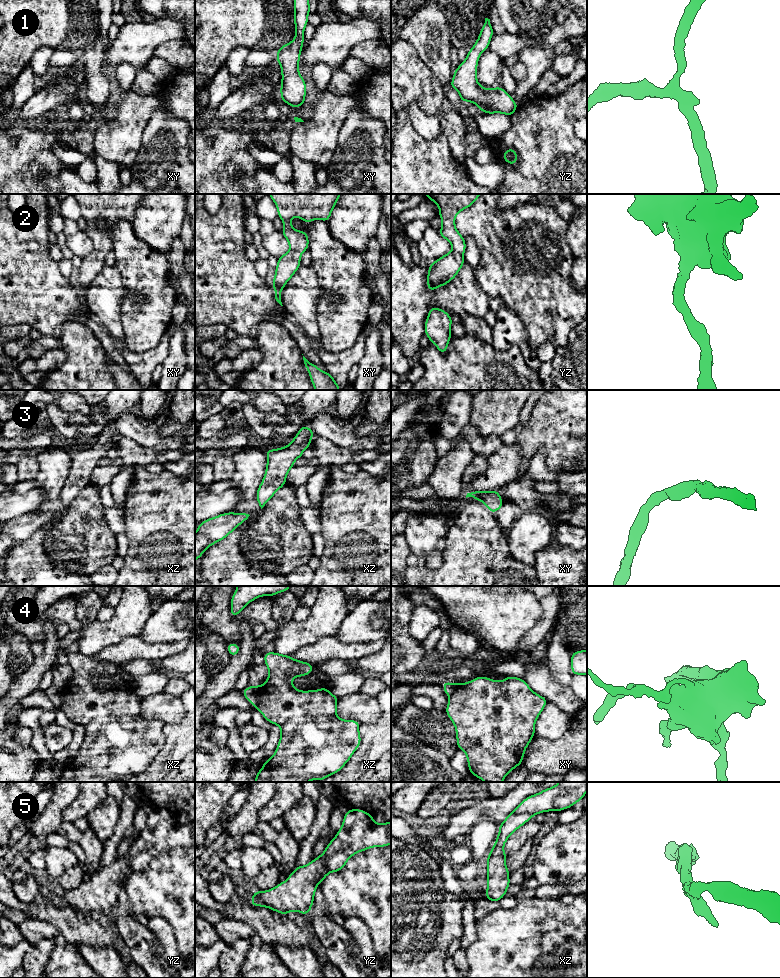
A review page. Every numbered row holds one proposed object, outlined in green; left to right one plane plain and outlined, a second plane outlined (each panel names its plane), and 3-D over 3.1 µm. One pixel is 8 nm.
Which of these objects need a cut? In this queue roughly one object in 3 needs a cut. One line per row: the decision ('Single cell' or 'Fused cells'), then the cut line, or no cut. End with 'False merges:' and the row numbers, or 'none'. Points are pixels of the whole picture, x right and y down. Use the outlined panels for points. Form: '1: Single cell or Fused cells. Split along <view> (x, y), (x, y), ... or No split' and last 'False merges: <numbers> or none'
1: Single cell. No split
2: Single cell. No split
3: Single cell. No split
4: Fused cells. Split along xz (257, 686), (257, 700), (253, 704)
5: Single cell. No split
False merges: 4

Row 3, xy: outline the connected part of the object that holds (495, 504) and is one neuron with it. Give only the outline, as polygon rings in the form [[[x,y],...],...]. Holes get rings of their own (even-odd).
[[[476,490],[471,493],[467,493],[467,497],[472,497],[473,499],[479,500],[484,503],[489,511],[495,514],[504,504],[503,499],[499,495],[499,491],[481,491]]]

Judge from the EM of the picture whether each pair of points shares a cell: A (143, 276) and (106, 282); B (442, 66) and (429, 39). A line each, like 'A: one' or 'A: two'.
A: two
B: one

